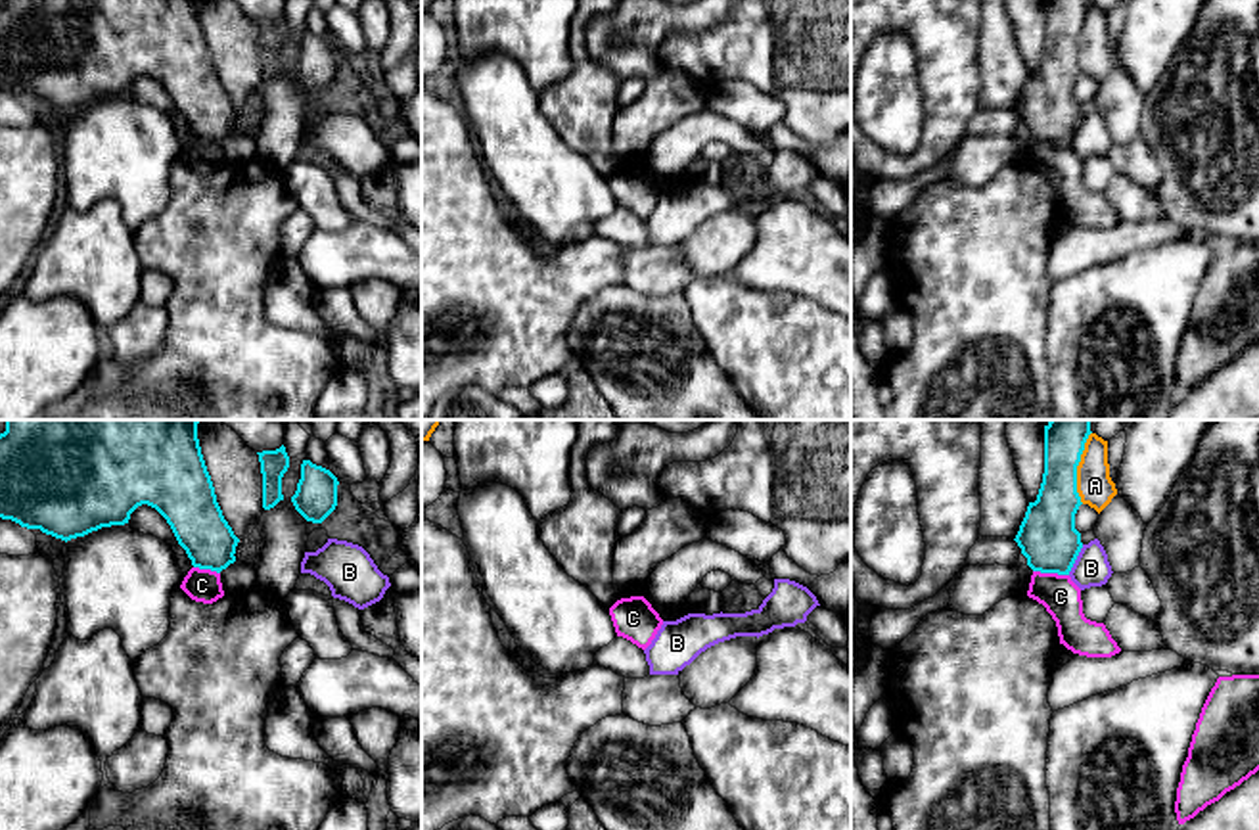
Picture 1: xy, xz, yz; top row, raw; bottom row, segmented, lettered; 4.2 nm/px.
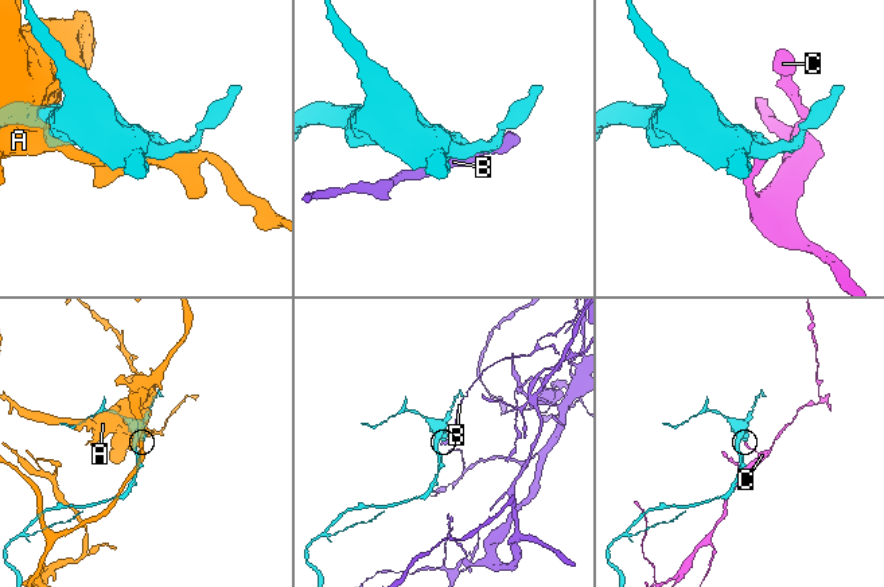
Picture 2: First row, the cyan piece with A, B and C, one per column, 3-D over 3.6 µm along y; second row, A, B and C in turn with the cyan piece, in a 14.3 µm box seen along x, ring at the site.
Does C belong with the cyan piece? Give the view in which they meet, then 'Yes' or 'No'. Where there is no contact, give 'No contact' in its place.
Touches cyan in yz. No

